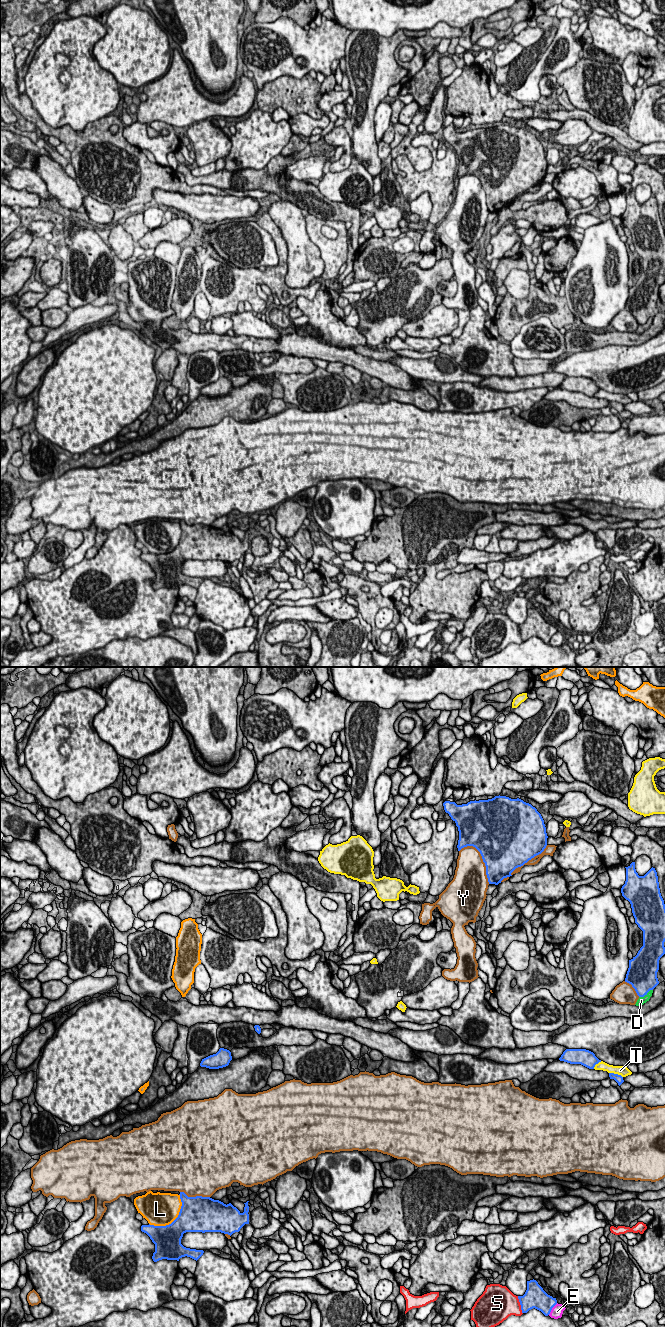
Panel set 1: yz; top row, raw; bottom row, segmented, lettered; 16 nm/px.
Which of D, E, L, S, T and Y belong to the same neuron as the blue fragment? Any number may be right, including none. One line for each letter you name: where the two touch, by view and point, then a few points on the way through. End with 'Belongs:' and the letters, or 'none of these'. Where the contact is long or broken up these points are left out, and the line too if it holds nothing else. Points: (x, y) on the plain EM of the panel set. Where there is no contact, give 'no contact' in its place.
Belongs: none of these

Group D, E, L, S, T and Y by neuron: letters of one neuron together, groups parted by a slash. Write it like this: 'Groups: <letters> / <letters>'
Groups: D / E / L / S / T / Y

